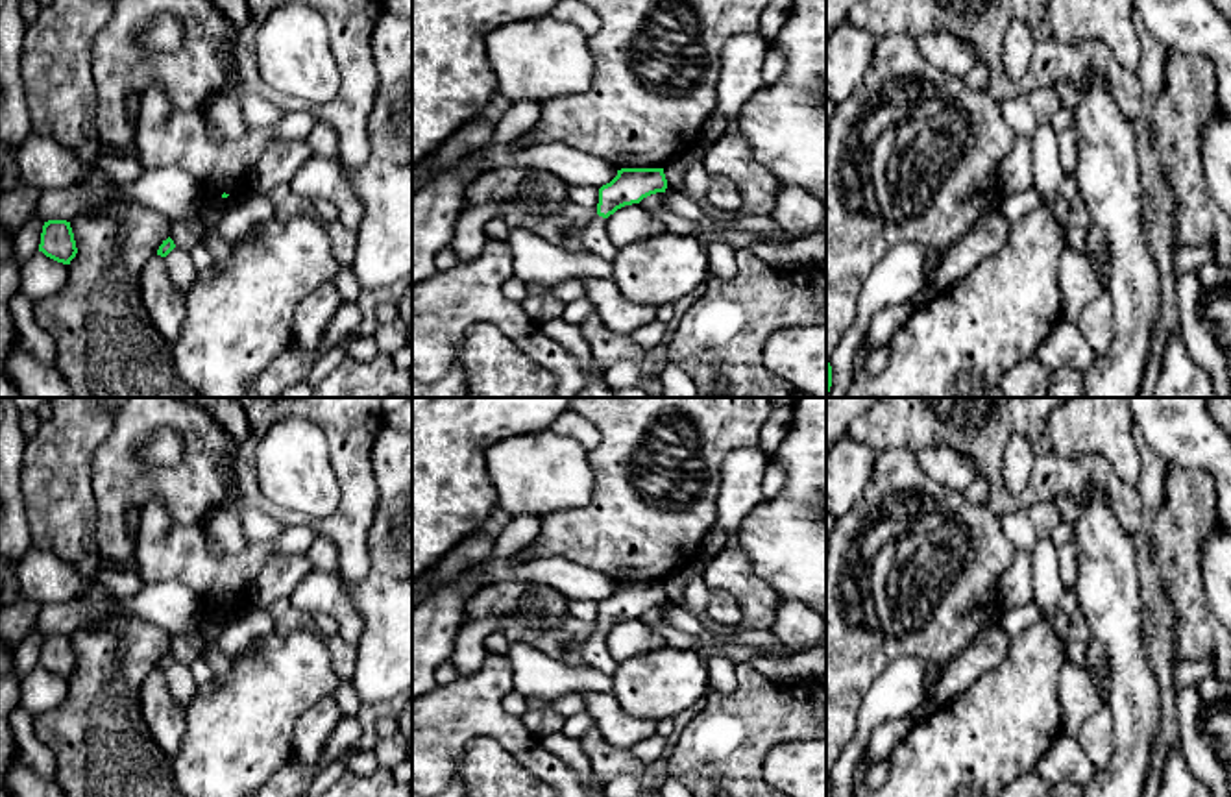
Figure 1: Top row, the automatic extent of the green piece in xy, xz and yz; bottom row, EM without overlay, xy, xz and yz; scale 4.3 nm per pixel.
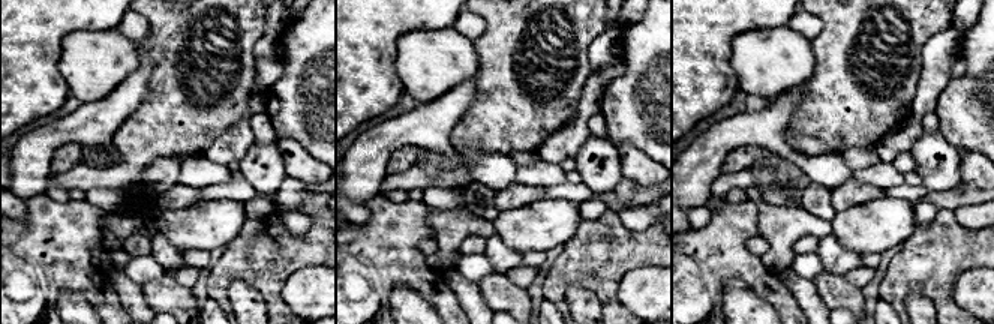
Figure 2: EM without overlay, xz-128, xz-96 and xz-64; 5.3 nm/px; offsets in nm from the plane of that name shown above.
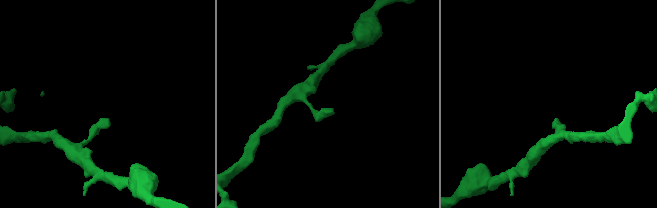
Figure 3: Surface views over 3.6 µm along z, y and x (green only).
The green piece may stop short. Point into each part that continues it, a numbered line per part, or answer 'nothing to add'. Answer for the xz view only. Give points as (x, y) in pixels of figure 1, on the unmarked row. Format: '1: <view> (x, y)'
nothing to add

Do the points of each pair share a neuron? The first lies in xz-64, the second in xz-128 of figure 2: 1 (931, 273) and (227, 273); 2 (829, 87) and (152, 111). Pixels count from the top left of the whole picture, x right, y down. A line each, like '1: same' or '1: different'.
1: same
2: same

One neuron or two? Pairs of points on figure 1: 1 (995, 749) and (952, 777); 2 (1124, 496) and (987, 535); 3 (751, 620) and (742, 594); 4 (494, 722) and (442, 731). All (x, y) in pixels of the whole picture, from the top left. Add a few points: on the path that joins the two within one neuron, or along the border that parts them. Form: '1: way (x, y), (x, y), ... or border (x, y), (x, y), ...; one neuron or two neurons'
1: way (984, 749), (963, 766); one neuron
2: border (984, 503), (999, 518); two neurons
3: way (751, 614), (747, 600); one neuron
4: way (481, 722), (455, 722); one neuron

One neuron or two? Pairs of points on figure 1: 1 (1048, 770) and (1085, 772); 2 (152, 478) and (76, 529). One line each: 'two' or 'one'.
1: one
2: two

